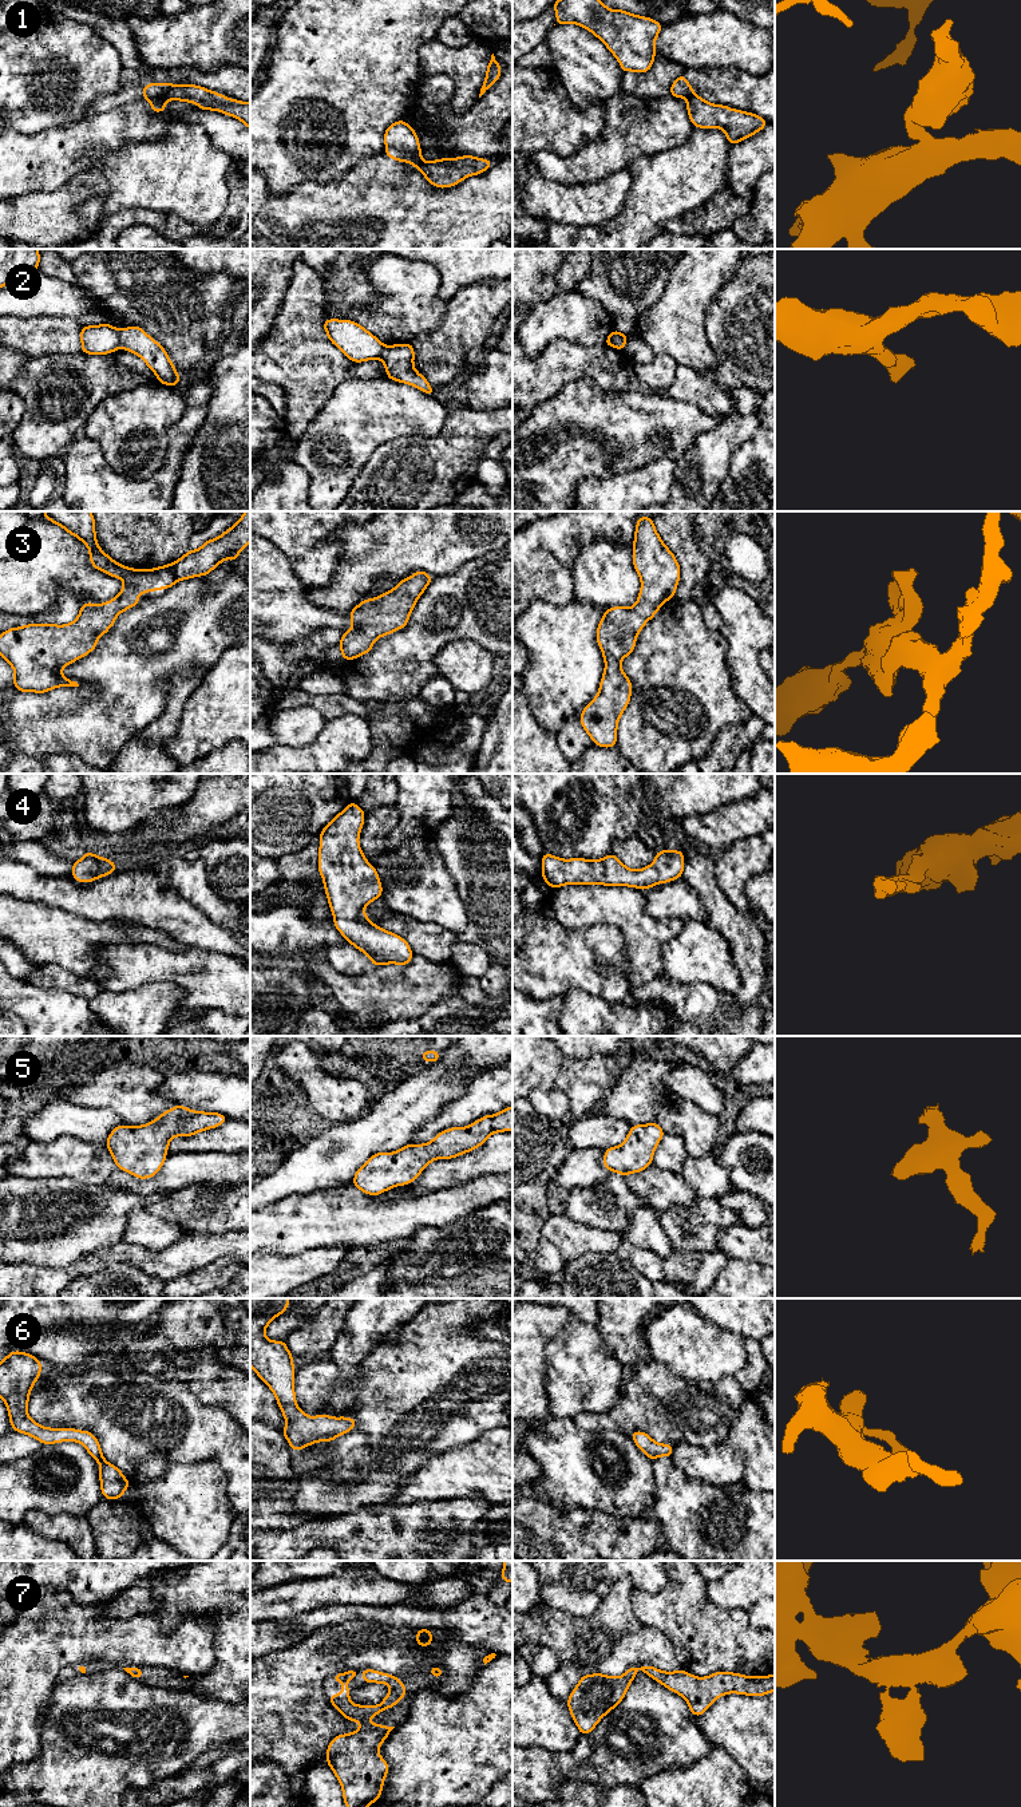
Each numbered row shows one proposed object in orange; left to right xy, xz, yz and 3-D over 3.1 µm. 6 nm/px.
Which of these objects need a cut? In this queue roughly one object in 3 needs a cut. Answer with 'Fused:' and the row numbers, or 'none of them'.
Fused: 1, 2

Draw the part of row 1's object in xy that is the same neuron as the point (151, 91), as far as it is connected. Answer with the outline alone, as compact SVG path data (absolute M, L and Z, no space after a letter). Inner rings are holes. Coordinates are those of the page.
M150 83L143 87L142 95L146 100L153 102L158 98L165 96L173 87L173 83Z

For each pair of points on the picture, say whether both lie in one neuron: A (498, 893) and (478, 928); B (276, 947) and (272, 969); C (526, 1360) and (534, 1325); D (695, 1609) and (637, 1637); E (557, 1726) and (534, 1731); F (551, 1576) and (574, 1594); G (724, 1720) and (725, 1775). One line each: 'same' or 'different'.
A: same
B: different
C: same
D: different
E: same
F: same
G: different

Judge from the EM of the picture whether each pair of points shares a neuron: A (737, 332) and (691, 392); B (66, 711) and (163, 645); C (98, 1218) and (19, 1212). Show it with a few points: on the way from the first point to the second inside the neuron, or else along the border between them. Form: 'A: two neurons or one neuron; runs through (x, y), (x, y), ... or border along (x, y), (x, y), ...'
A: one neuron; runs through (737, 350), (737, 355), (708, 384)
B: one neuron; runs through (90, 711), (139, 663)
C: one neuron; runs through (78, 1218), (39, 1218)

